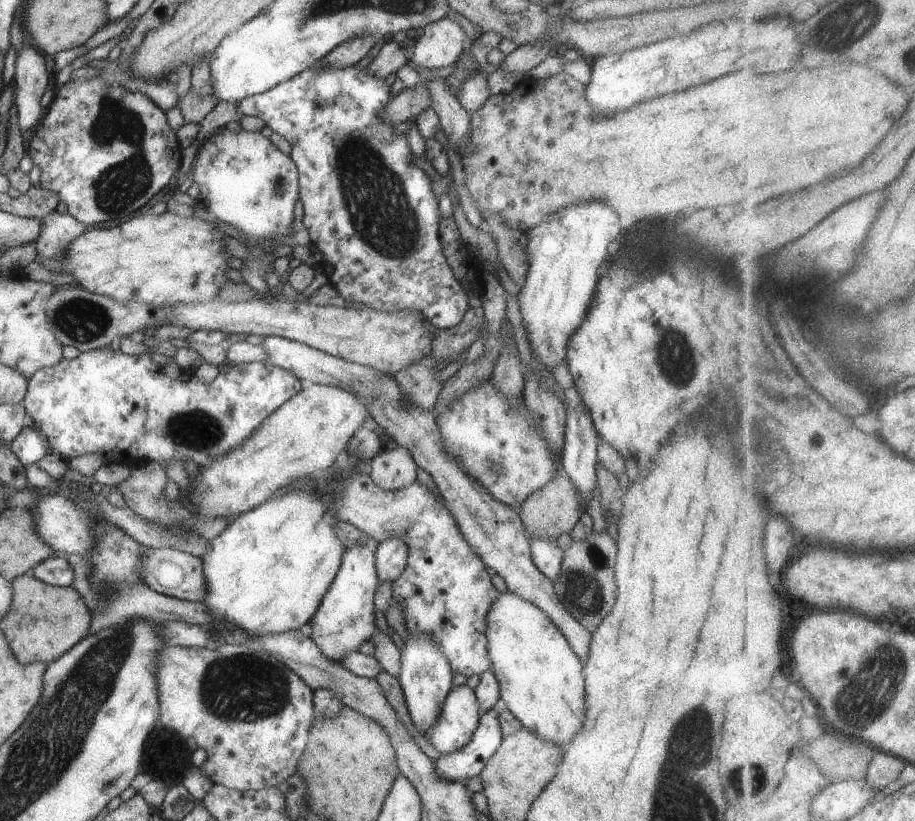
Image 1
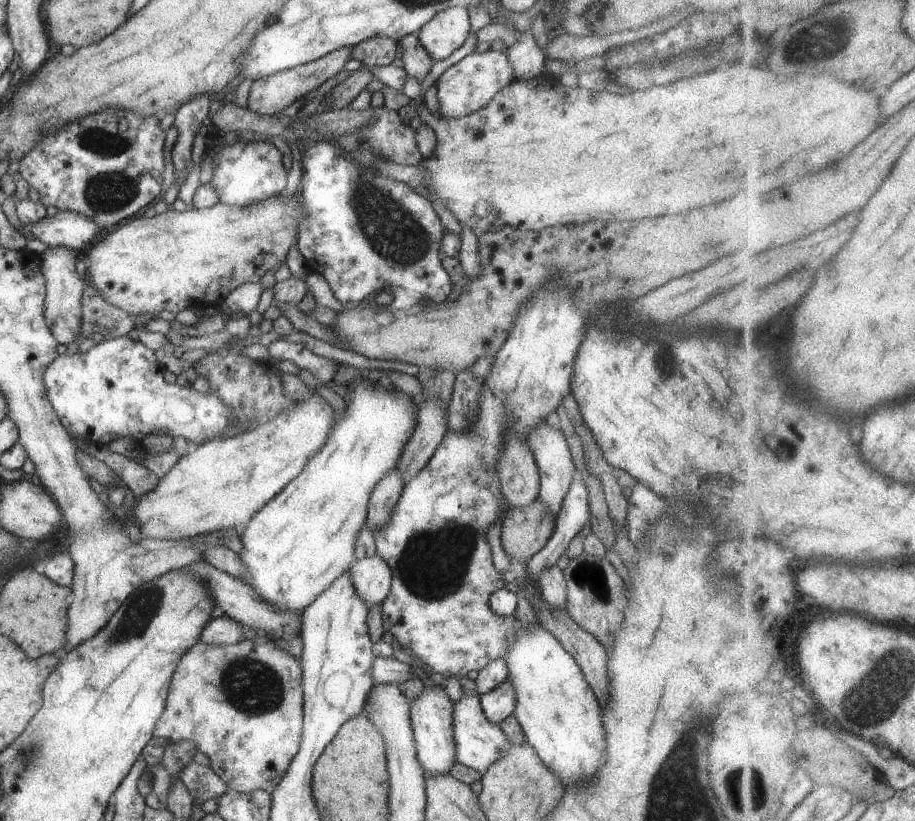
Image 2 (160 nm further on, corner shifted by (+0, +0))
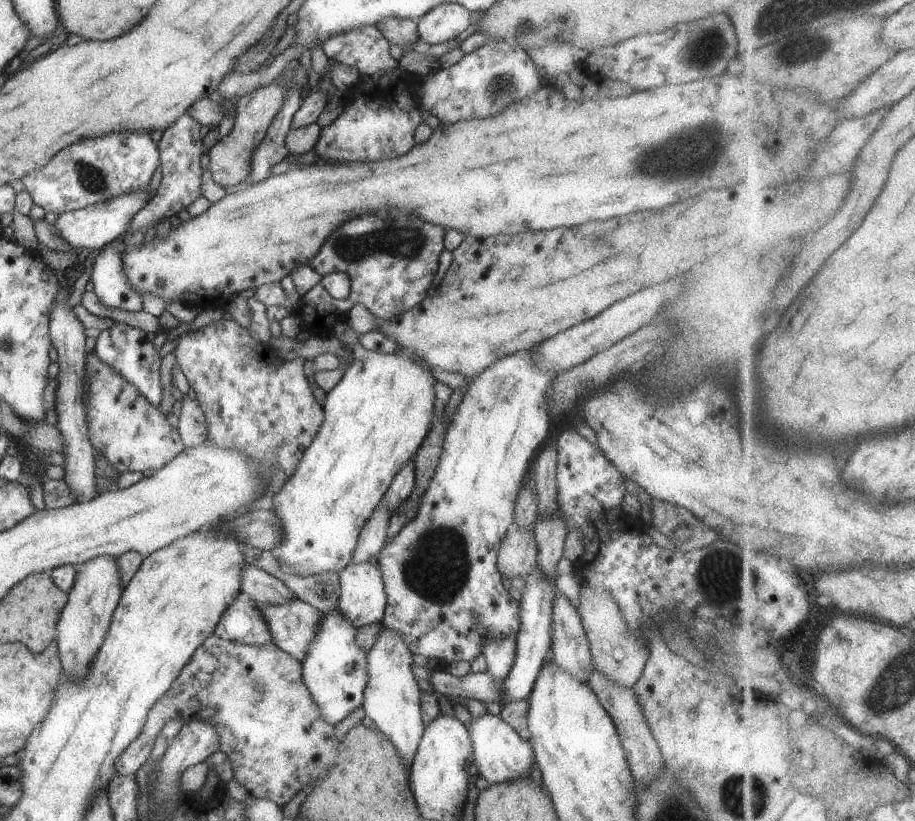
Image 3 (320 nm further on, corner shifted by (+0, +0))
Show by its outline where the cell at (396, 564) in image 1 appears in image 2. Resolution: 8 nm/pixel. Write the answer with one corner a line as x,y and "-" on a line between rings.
378,555
357,559
349,568
349,579
356,594
369,606
375,607
388,596
392,571

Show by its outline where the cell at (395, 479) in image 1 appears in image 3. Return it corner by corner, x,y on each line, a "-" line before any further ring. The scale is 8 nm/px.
380,500
380,504
374,508
372,516
368,518
368,522
361,529
358,546
356,546
354,554
352,554
352,562
369,562
372,556
378,555
378,552
382,550
382,546
386,544
392,512

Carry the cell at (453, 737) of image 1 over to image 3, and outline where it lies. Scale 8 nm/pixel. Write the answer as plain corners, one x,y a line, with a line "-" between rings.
488,712
480,718
474,718
472,715
468,732
472,740
472,768
490,785
536,776
535,752
532,743
518,734
512,726
503,722
499,716
492,716

